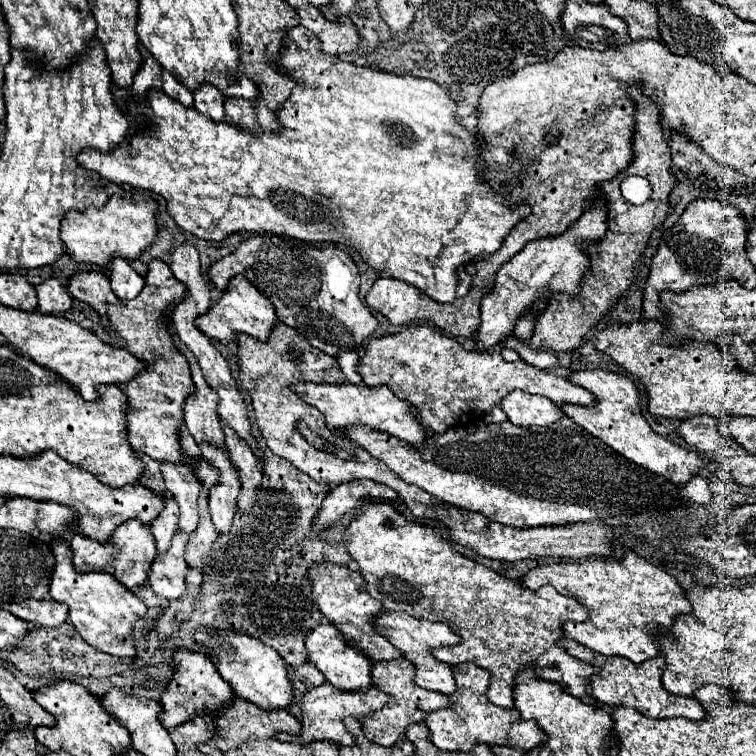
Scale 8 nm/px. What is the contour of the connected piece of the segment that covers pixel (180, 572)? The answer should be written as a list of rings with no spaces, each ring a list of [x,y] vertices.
[[[179,530],[171,542],[169,552],[165,556],[157,556],[151,566],[149,584],[153,592],[161,598],[181,600],[187,592],[187,582],[185,582],[185,574],[189,570],[185,562],[187,540],[189,536]]]

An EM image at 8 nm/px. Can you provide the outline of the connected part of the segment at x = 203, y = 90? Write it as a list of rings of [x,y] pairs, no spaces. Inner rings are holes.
[[[203,84],[199,90],[193,92],[195,98],[195,110],[209,116],[213,122],[223,122],[225,120],[225,108],[223,108],[223,94],[211,86]]]

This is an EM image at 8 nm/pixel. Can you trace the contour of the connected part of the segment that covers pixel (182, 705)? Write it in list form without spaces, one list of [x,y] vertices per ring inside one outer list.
[[[177,650],[173,656],[175,662],[175,676],[169,682],[165,694],[161,696],[161,706],[163,712],[159,716],[161,724],[171,730],[177,728],[179,724],[185,724],[187,720],[191,720],[191,716],[199,716],[199,712],[203,712],[205,716],[219,716],[219,712],[223,712],[223,708],[235,700],[237,696],[233,694],[231,686],[227,684],[227,680],[223,680],[215,668],[215,664],[205,656],[205,654],[197,654],[197,652],[189,652],[189,650]]]

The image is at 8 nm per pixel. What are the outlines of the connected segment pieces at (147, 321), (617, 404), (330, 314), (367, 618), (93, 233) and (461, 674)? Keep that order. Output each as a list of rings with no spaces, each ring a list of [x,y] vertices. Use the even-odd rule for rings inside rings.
[[[151,260],[149,272],[145,278],[143,292],[133,300],[119,300],[109,286],[109,278],[103,272],[77,272],[67,280],[67,290],[73,298],[93,306],[99,314],[107,314],[113,324],[115,336],[111,338],[113,346],[121,346],[129,350],[139,360],[145,360],[149,368],[143,374],[137,374],[129,384],[123,384],[121,390],[129,398],[129,444],[135,452],[143,452],[159,462],[183,464],[189,468],[199,480],[203,470],[203,458],[187,460],[181,448],[181,426],[183,426],[183,404],[187,396],[195,392],[195,384],[191,380],[187,358],[175,348],[173,336],[169,332],[169,314],[183,296],[187,296],[187,288],[175,280],[169,266],[161,260]]]
[[[607,370],[573,372],[569,380],[587,388],[597,398],[595,406],[563,404],[563,412],[569,418],[573,418],[581,428],[587,428],[587,432],[603,440],[607,446],[611,446],[615,452],[619,452],[627,460],[655,472],[655,476],[663,476],[665,480],[671,480],[673,484],[687,484],[695,474],[699,474],[699,470],[703,468],[703,460],[695,452],[685,450],[669,442],[667,438],[659,436],[657,432],[653,432],[653,428],[641,414],[641,392],[633,380],[629,380],[623,374],[615,374]]]
[[[253,234],[233,254],[209,268],[209,280],[219,290],[225,290],[237,274],[245,276],[273,302],[283,324],[295,328],[301,336],[307,336],[315,348],[331,356],[353,350],[379,326],[377,318],[357,296],[361,278],[355,262],[337,246],[313,248],[313,244],[287,236]]]
[[[321,564],[317,568],[311,570],[311,578],[313,578],[313,596],[315,602],[319,606],[319,610],[323,612],[323,616],[337,626],[337,630],[353,644],[357,644],[359,650],[363,650],[371,660],[381,662],[381,660],[395,660],[395,658],[403,658],[403,652],[399,652],[385,636],[379,636],[375,632],[375,618],[383,612],[383,606],[373,598],[367,596],[367,592],[363,592],[363,578],[359,576],[357,570],[345,568],[345,566],[333,566],[333,564]]]
[[[129,190],[123,196],[113,196],[103,208],[87,208],[85,212],[69,212],[61,224],[61,240],[67,254],[75,262],[91,262],[107,266],[115,256],[139,260],[157,238],[157,202],[141,192]]]
[[[475,664],[453,666],[453,674],[457,680],[457,690],[451,694],[451,706],[433,712],[425,720],[425,726],[431,730],[431,742],[439,750],[469,752],[475,744],[509,746],[521,748],[523,752],[543,748],[547,736],[539,724],[533,720],[523,720],[517,710],[499,708],[487,700],[487,684],[491,682],[491,674],[487,674],[483,668],[475,668]]]

